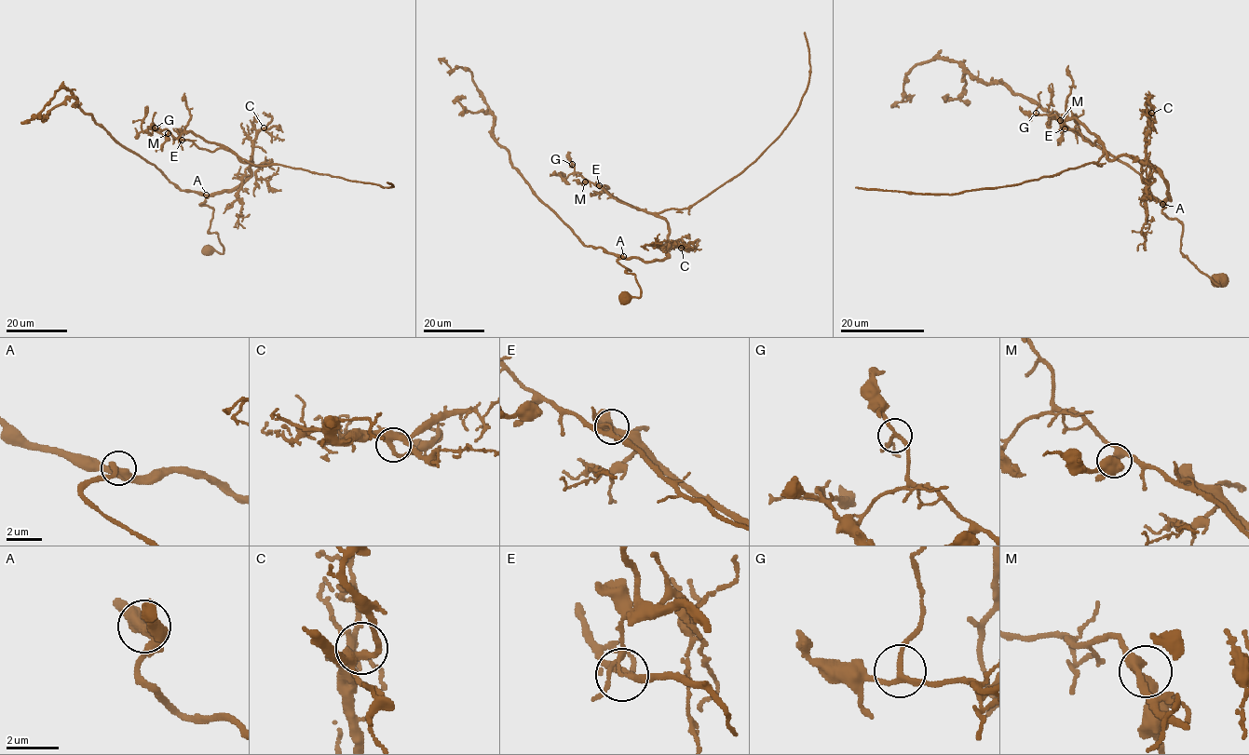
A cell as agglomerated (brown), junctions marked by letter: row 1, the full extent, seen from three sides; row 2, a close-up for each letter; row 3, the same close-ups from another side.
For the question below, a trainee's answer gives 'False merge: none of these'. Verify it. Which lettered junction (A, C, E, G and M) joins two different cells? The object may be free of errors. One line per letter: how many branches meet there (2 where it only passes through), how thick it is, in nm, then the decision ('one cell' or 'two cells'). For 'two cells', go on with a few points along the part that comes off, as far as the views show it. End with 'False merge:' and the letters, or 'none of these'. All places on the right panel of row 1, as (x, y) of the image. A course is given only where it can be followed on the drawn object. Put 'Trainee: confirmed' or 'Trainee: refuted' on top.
Trainee: refuted
A: 3 branches meet; 360 nm thick; one cell
C: 3 branches meet; 360 nm thick; one cell
E: 3 branches meet; 190 nm thick; two cells; foreign part runs (1065, 128), (1077, 129), (1092, 145), (1099, 142), (1103, 155), (1098, 164), (947, 195), (855, 187)
G: 3 branches meet; 190 nm thick; one cell
M: 3 branches meet; 360 nm thick; one cell
False merge: E

